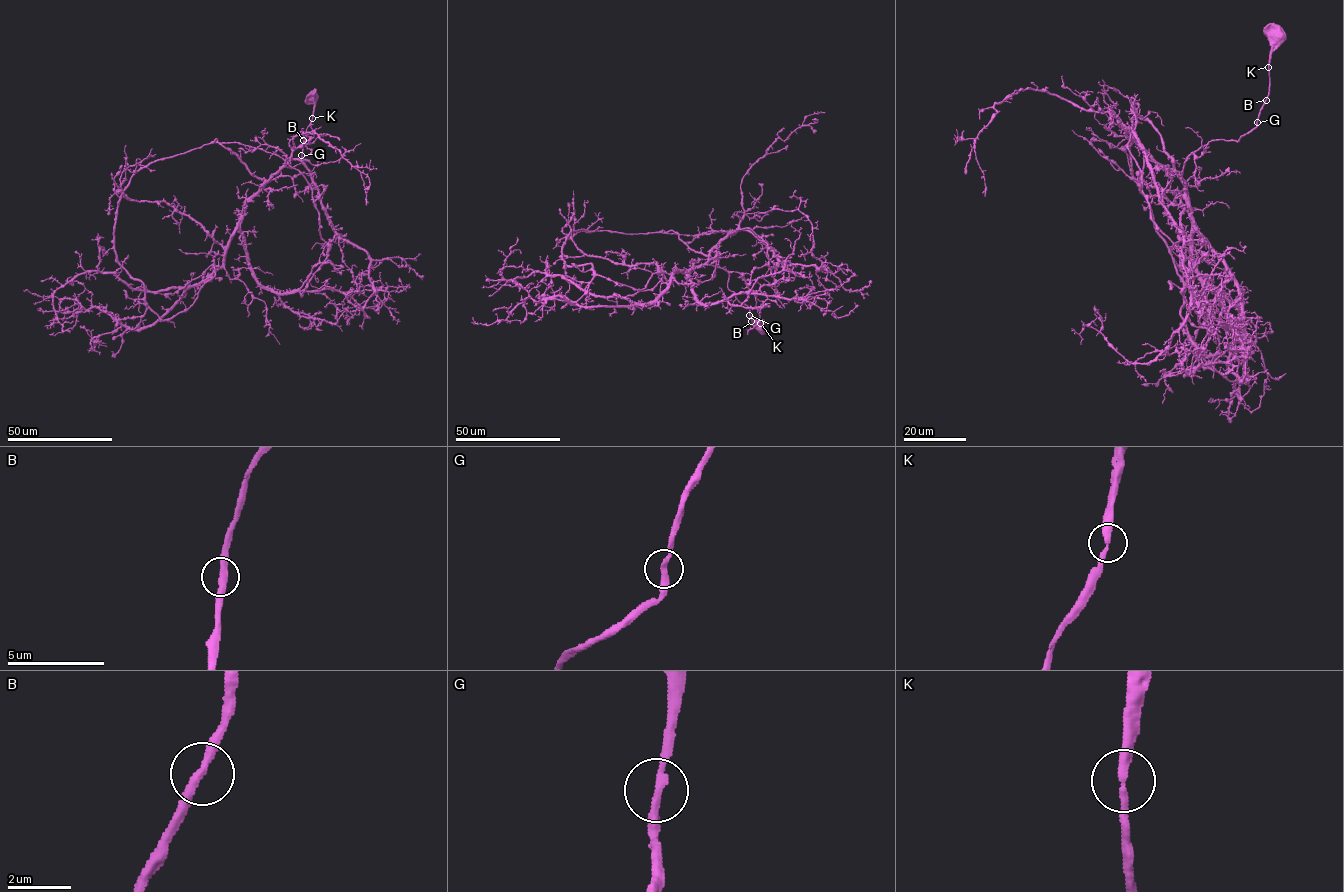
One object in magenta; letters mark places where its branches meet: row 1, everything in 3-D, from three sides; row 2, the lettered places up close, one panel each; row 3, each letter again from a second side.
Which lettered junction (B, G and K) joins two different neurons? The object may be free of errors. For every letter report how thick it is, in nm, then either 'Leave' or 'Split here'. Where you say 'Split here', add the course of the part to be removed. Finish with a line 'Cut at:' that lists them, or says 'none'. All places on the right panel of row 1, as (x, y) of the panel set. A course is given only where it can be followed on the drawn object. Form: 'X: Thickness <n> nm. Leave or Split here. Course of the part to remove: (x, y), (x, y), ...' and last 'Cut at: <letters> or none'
B: Thickness 320 nm. Leave
G: Thickness 280 nm. Leave
K: Thickness 280 nm. Leave
Cut at: none

